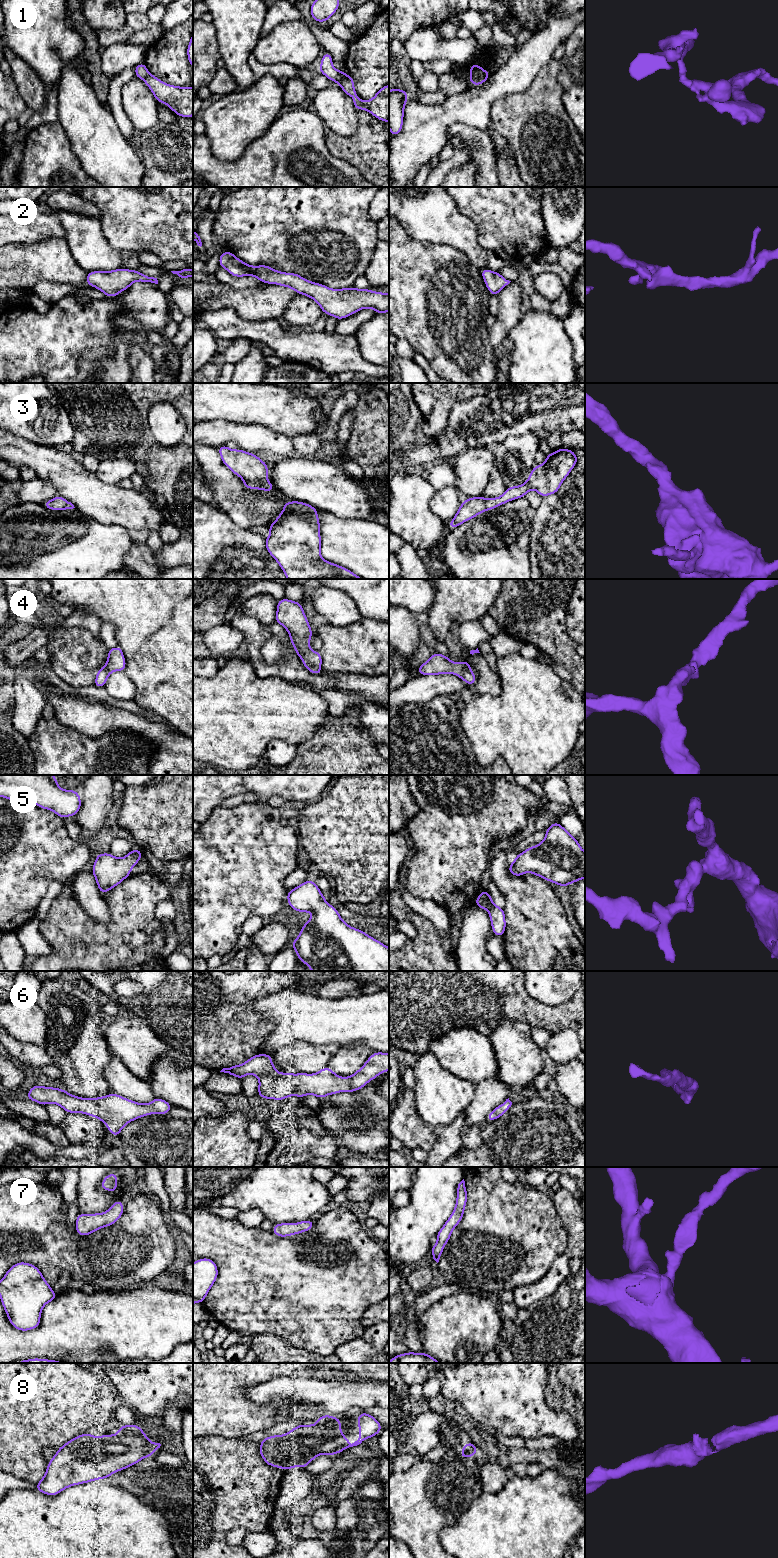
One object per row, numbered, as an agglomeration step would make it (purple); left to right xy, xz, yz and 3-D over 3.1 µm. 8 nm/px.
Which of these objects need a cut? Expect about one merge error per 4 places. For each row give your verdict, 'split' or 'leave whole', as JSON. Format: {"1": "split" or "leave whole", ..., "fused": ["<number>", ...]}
{"1": "split", "2": "leave whole", "3": "leave whole", "4": "leave whole", "5": "leave whole", "6": "leave whole", "7": "leave whole", "8": "leave whole", "fused": ["1"]}

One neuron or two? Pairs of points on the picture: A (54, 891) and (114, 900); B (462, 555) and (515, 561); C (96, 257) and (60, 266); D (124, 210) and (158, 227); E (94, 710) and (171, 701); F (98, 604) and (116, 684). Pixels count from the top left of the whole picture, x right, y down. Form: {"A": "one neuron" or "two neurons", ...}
{"A": "two neurons", "B": "one neuron", "C": "two neurons", "D": "one neuron", "E": "two neurons", "F": "two neurons"}

